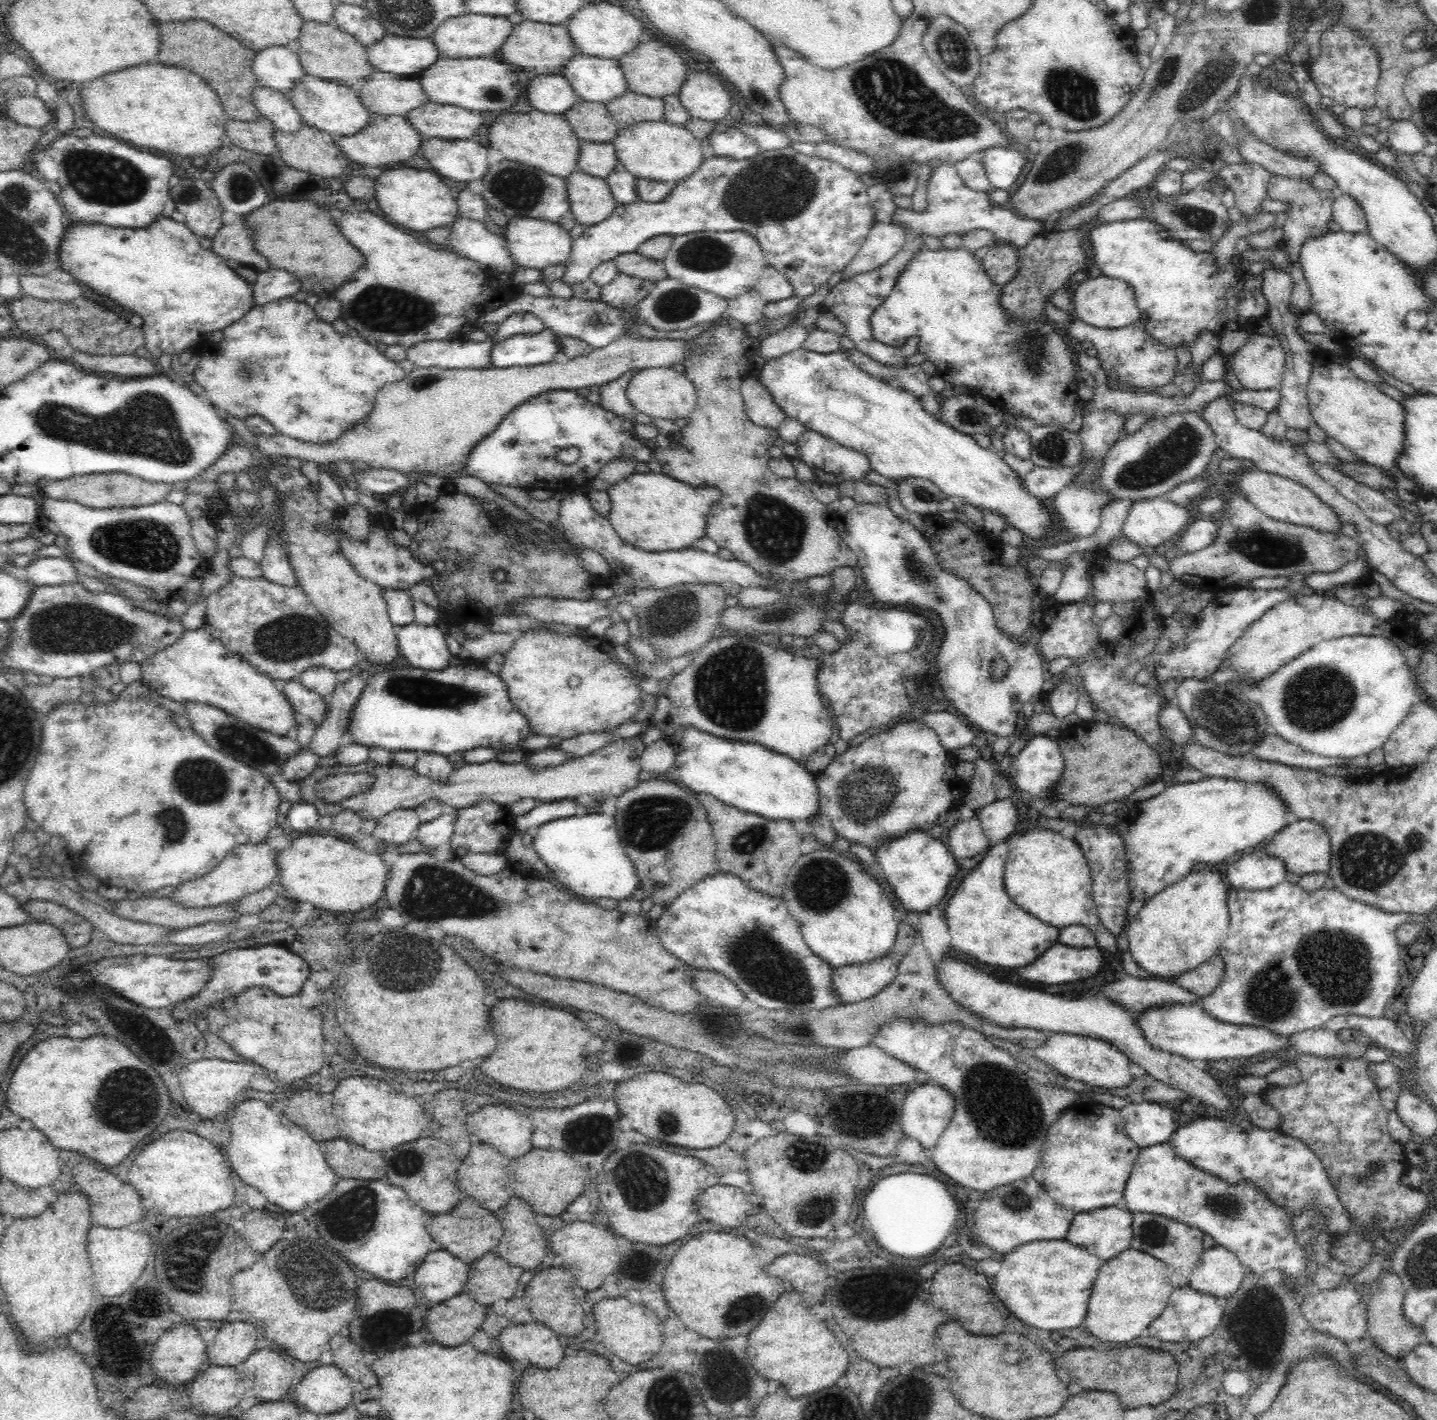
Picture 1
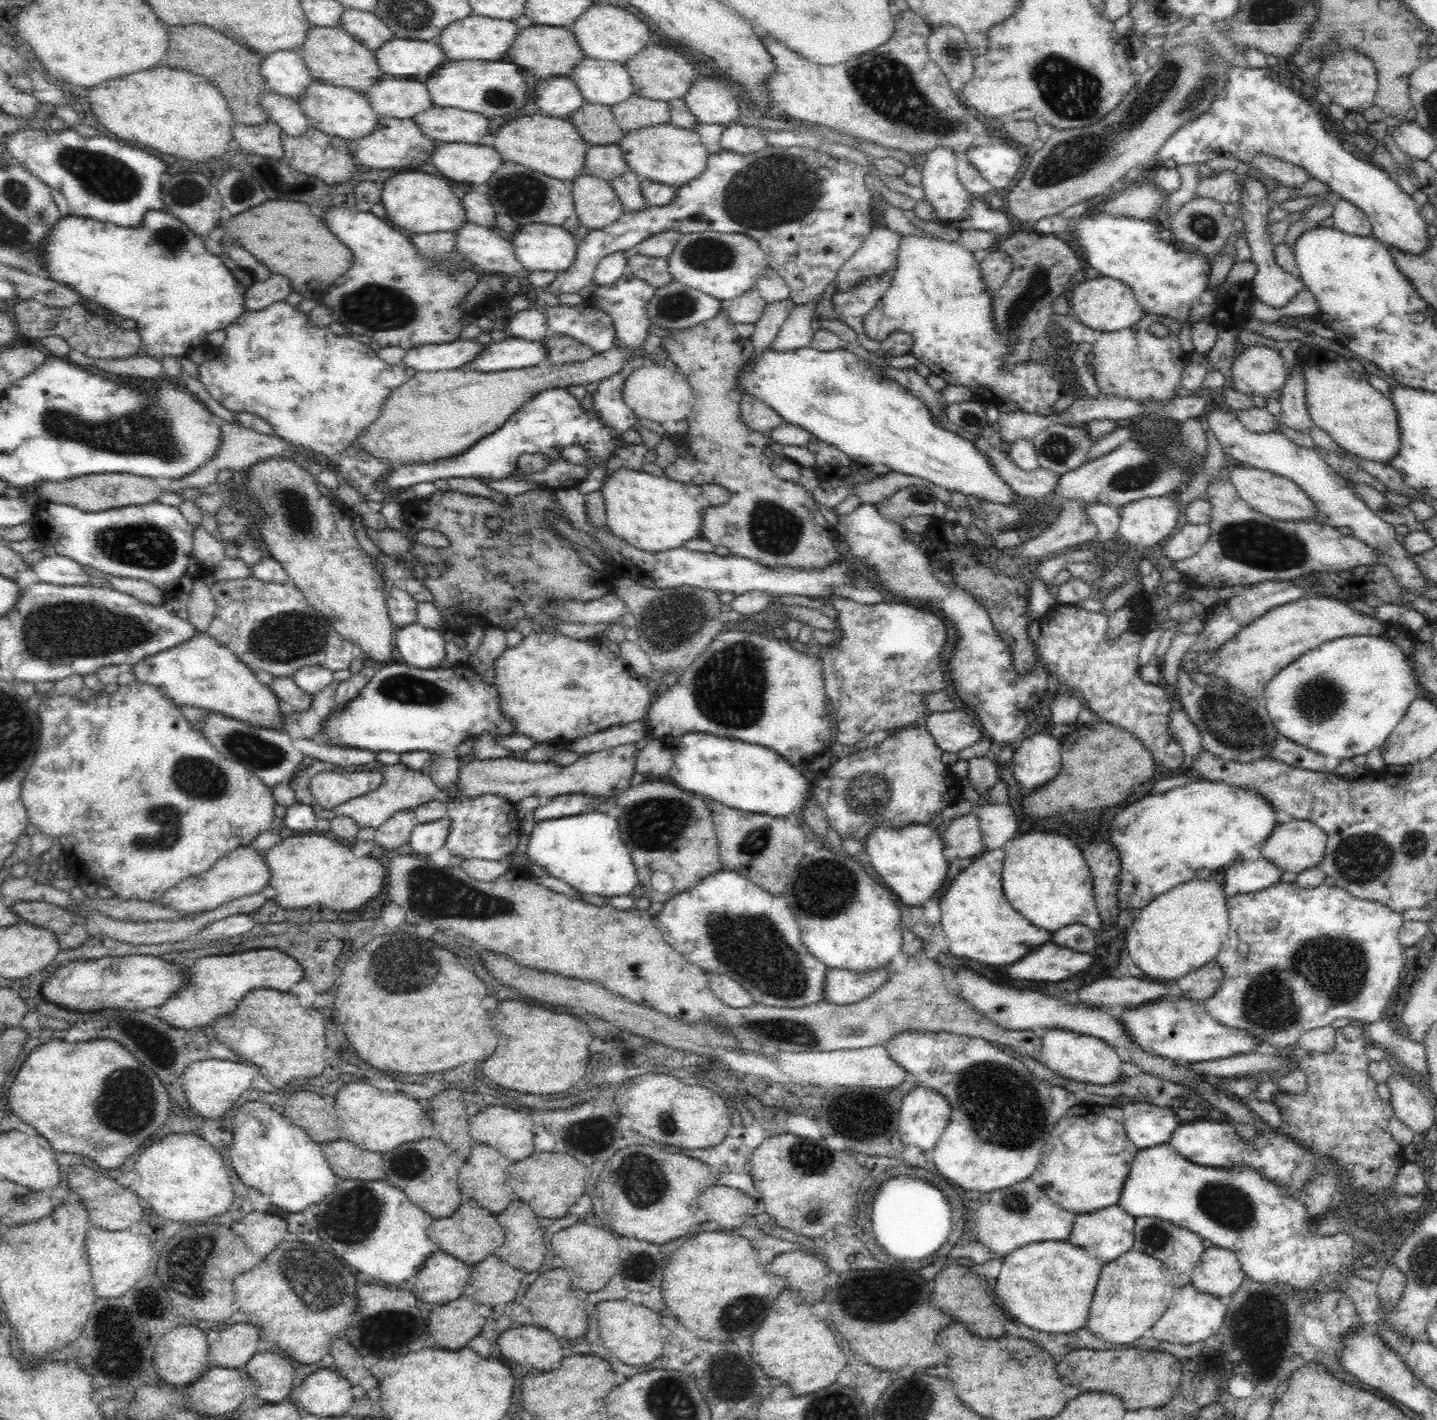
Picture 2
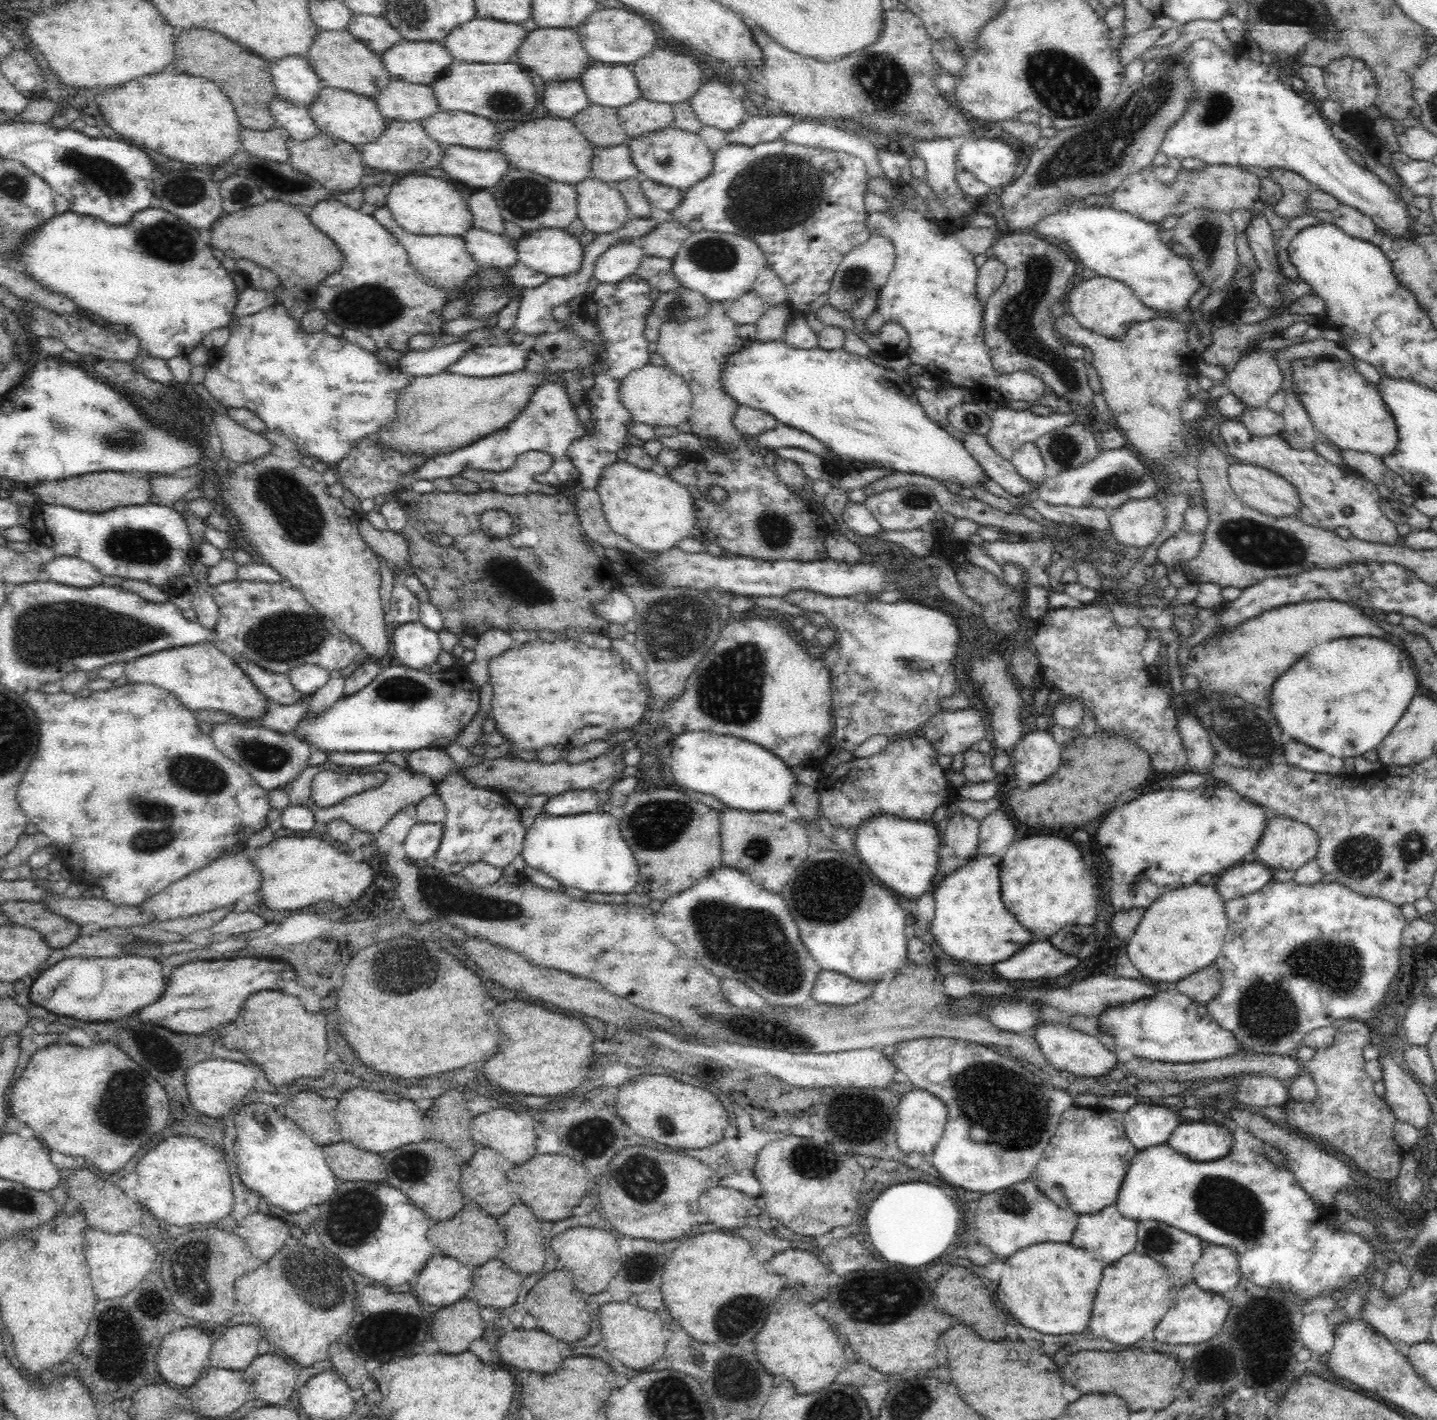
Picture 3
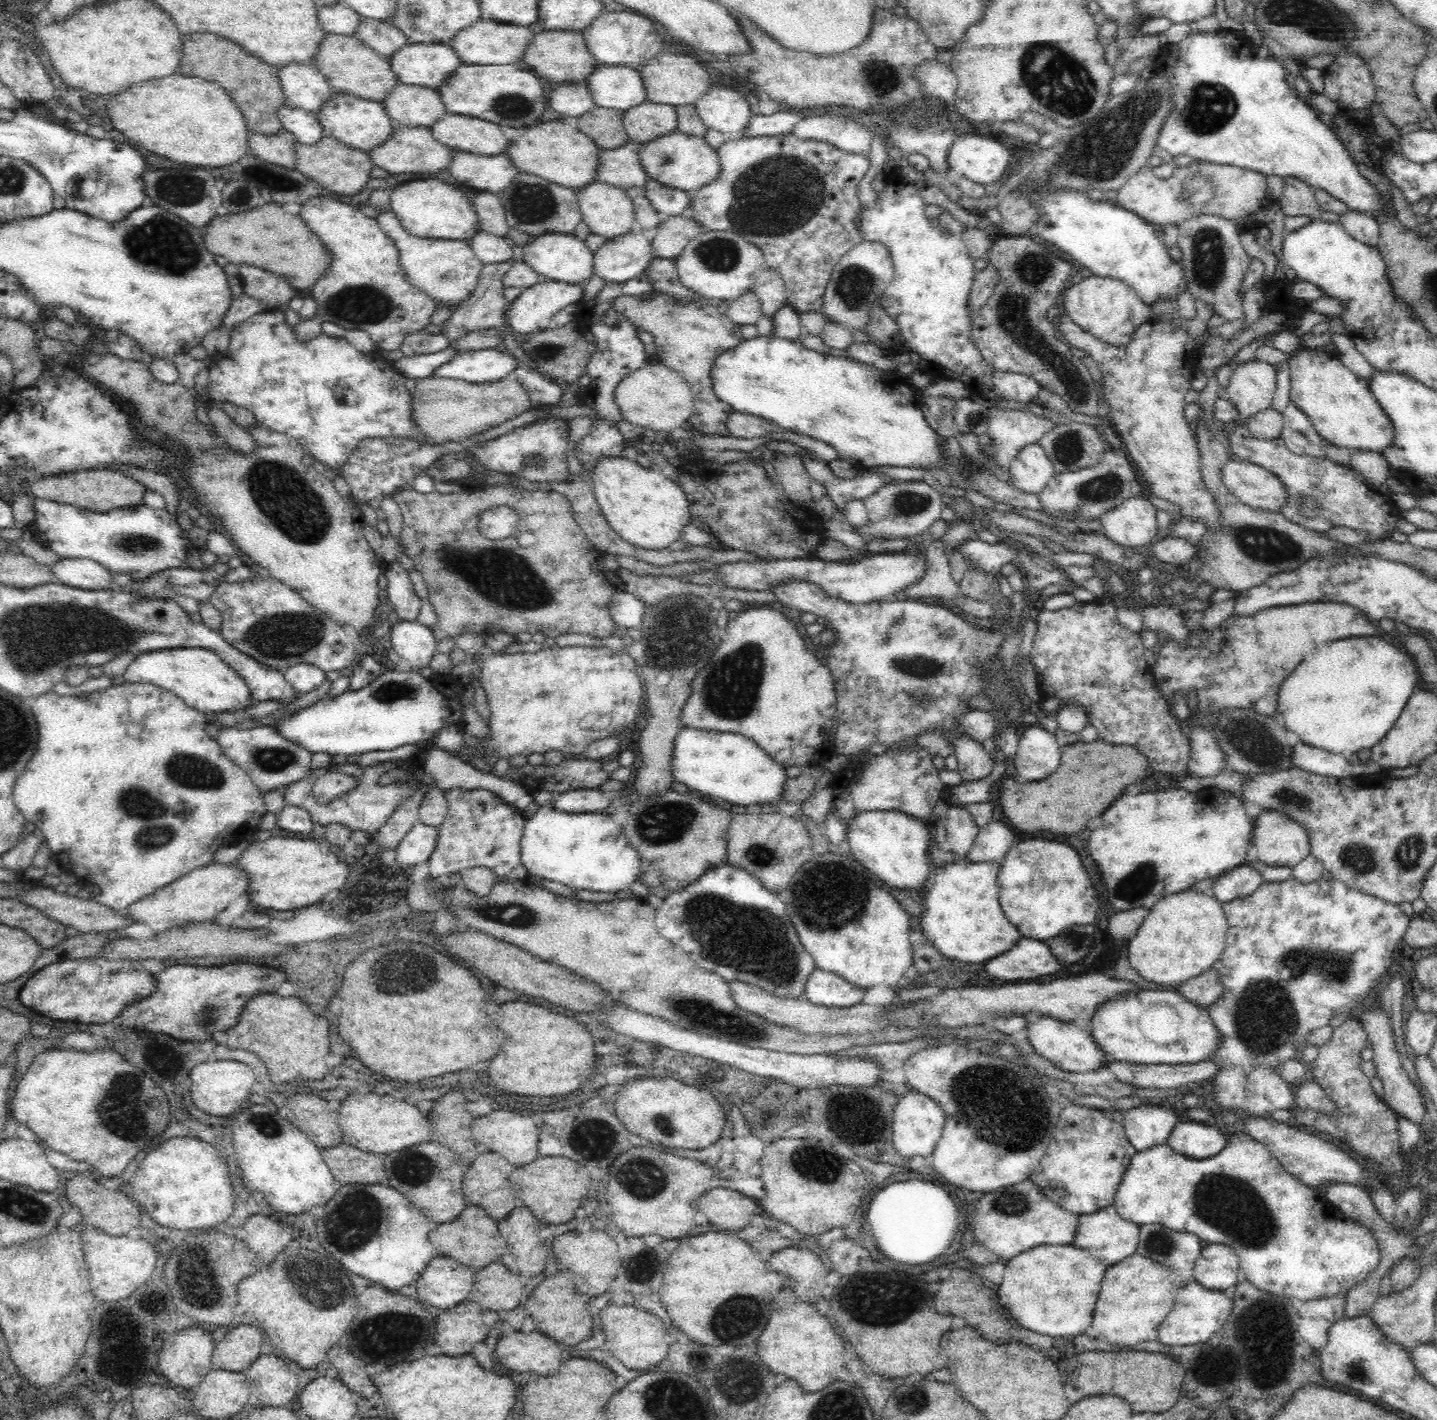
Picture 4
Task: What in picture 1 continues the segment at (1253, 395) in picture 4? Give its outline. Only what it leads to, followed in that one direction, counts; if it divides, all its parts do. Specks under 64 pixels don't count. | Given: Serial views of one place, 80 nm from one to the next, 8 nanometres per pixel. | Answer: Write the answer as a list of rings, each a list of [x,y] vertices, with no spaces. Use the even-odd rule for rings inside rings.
[[[1252,333],[1252,338],[1230,355],[1227,364],[1242,389],[1264,391],[1281,386],[1285,358],[1279,340]]]

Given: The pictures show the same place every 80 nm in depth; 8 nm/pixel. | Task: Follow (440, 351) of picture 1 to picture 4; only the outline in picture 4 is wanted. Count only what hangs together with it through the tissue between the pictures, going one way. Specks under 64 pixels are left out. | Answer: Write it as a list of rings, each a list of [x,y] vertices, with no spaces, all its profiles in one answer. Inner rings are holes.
[[[442,350],[434,354],[418,354],[410,358],[401,357],[392,362],[393,366],[406,378],[422,379],[430,377],[440,366],[455,358],[457,350]]]

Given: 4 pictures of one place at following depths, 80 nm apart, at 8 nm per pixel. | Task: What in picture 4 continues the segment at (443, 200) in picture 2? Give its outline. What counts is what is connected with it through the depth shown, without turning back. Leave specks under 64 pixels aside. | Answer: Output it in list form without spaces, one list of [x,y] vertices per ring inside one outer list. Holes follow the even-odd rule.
[[[436,178],[406,181],[390,191],[390,200],[391,211],[400,219],[401,225],[420,238],[468,242],[473,234],[481,230],[474,203],[461,190]]]

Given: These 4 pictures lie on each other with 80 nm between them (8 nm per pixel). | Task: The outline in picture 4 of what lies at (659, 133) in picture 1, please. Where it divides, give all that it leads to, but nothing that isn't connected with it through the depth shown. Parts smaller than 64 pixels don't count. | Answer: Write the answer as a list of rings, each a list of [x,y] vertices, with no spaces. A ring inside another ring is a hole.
[[[678,130],[644,143],[639,153],[641,165],[650,179],[689,193],[714,182],[721,171],[717,149],[712,148],[705,138],[688,135]]]

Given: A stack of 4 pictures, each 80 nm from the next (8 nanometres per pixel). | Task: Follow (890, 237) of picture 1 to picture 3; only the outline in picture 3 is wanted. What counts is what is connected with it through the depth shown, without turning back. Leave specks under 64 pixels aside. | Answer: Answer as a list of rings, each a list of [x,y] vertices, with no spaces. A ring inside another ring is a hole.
[[[870,235],[864,244],[856,246],[838,264],[826,294],[827,304],[852,318],[852,307],[858,306],[868,291],[878,291],[887,283],[894,267],[894,258],[894,245],[888,241],[888,237]]]

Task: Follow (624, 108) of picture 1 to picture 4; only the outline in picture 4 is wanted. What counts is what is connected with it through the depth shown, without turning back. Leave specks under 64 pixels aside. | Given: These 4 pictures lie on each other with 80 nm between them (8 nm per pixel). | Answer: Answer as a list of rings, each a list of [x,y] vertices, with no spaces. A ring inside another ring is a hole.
[[[642,102],[624,111],[623,125],[629,140],[643,145],[677,130],[676,107]]]

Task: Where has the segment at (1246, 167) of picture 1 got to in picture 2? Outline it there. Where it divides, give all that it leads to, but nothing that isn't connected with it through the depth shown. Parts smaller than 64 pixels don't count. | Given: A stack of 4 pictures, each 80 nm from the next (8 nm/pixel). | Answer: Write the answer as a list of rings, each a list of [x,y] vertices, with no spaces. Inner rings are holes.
[[[1252,176],[1243,186],[1239,202],[1239,210],[1242,212],[1241,218],[1245,225],[1247,243],[1252,253],[1250,261],[1257,266],[1257,270],[1254,277],[1251,278],[1250,283],[1255,298],[1257,298],[1259,302],[1264,302],[1267,306],[1274,308],[1282,308],[1286,306],[1298,292],[1306,288],[1300,276],[1285,272],[1282,267],[1276,263],[1276,257],[1274,256],[1275,244],[1272,243],[1272,239],[1270,238],[1269,228],[1271,223],[1268,222],[1268,213],[1271,207],[1264,184],[1260,182],[1258,178]]]

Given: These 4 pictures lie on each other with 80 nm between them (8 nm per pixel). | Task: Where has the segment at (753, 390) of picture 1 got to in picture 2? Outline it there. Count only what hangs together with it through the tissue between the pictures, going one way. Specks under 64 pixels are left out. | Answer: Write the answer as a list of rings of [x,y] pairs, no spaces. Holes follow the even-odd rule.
[[[741,395],[740,421],[752,431],[766,433],[780,426],[783,420],[776,411],[756,397]]]

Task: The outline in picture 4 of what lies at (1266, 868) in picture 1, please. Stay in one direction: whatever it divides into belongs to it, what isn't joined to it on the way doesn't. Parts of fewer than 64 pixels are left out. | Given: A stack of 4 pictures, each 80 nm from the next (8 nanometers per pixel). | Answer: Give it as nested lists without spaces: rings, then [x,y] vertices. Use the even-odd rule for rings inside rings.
[[[1246,864],[1238,865],[1214,878],[1212,895],[1221,903],[1227,903],[1252,894],[1262,881],[1262,875],[1254,868]]]

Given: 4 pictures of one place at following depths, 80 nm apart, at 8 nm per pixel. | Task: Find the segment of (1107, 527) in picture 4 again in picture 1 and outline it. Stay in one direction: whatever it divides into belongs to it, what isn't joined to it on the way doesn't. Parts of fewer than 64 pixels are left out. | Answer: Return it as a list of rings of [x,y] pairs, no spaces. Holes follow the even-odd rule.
[[[1166,496],[1133,501],[1121,533],[1130,542],[1153,548],[1180,535],[1191,521],[1190,512]]]

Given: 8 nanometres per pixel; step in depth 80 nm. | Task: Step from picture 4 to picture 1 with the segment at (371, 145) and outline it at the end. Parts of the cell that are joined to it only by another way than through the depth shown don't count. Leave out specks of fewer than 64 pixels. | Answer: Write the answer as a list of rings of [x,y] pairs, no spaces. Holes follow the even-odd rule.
[[[304,75],[303,79],[286,95],[303,118],[304,124],[316,127],[334,137],[355,135],[371,122],[371,113],[364,107],[358,91],[334,81]]]

